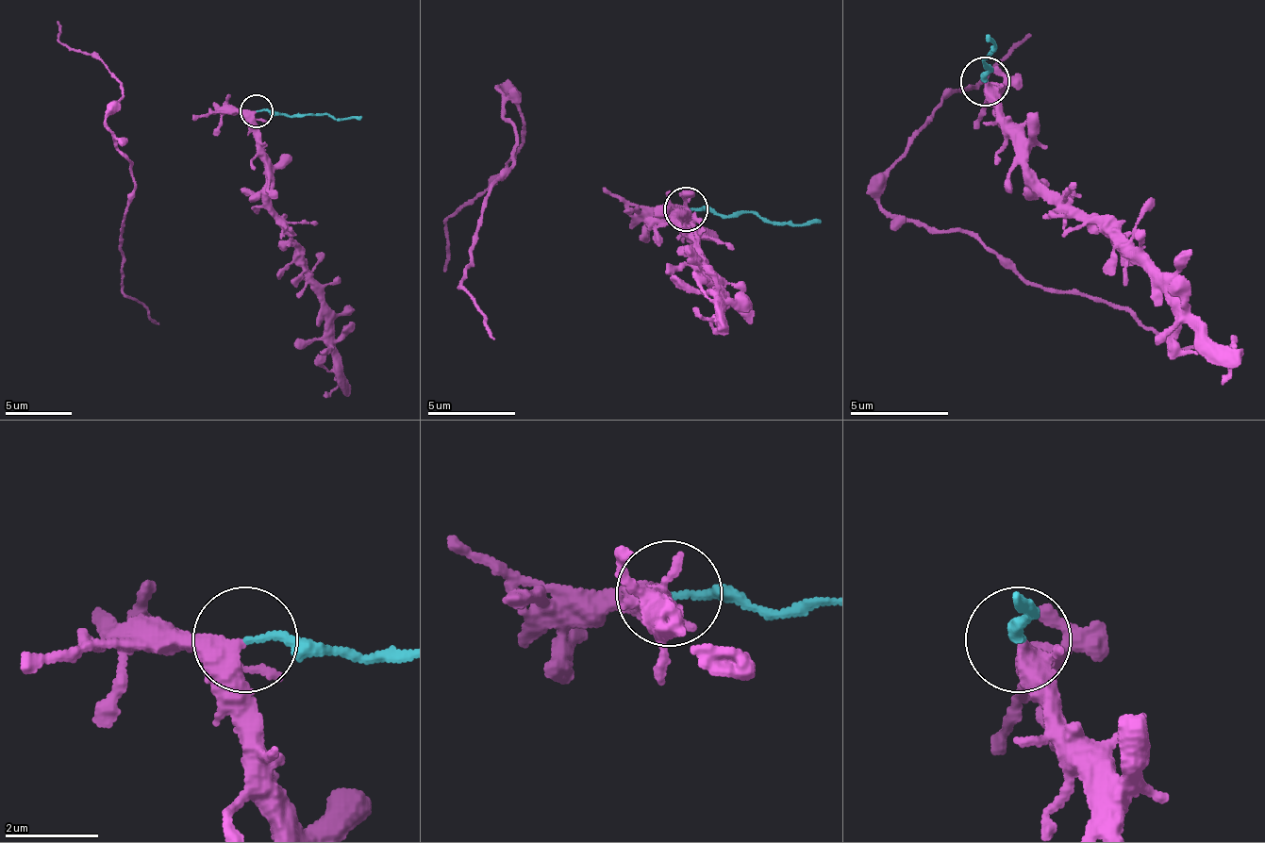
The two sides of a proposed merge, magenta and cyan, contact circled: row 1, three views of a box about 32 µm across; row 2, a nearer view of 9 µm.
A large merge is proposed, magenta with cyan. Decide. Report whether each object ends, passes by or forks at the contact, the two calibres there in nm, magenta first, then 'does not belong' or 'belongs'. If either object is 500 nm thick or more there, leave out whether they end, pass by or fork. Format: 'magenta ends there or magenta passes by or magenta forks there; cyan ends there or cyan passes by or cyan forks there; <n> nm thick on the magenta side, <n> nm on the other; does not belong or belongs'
magenta forks there; cyan ends there; 360 nm thick on the magenta side, 160 nm on the other; does not belong

